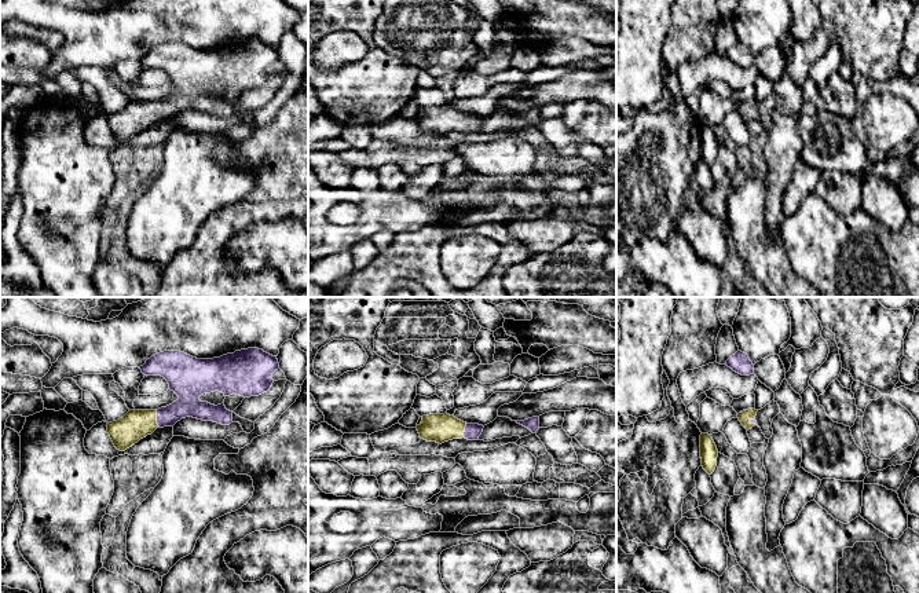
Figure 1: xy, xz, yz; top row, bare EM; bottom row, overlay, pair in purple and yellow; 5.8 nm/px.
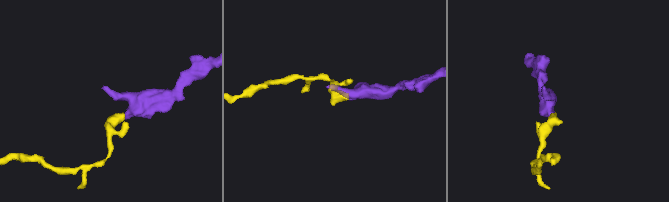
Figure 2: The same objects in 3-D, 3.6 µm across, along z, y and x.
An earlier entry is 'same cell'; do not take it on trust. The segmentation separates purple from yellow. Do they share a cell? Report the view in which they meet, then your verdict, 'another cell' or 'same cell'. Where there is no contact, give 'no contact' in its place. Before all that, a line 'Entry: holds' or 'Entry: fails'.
Entry: holds
meets purple in xy; same cell

